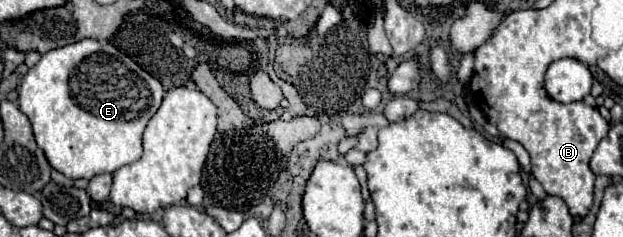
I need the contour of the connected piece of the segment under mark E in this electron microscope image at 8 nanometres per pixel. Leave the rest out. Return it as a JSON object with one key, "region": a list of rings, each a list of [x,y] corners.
{"region":[[[91,38],[43,54],[41,60],[23,76],[17,92],[19,110],[29,118],[39,148],[45,152],[49,164],[71,180],[89,180],[103,172],[111,174],[141,158],[141,134],[163,100],[163,86],[159,80],[147,74],[113,44]]]}

